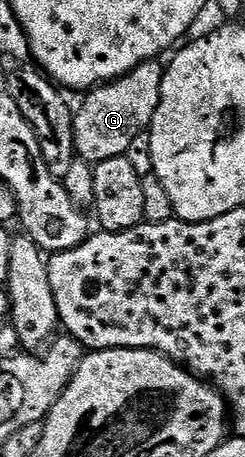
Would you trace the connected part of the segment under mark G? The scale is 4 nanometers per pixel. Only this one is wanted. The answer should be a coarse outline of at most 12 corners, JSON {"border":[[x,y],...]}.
{"border":[[138,64],[83,95],[79,161],[125,157],[162,96],[166,66]]}

